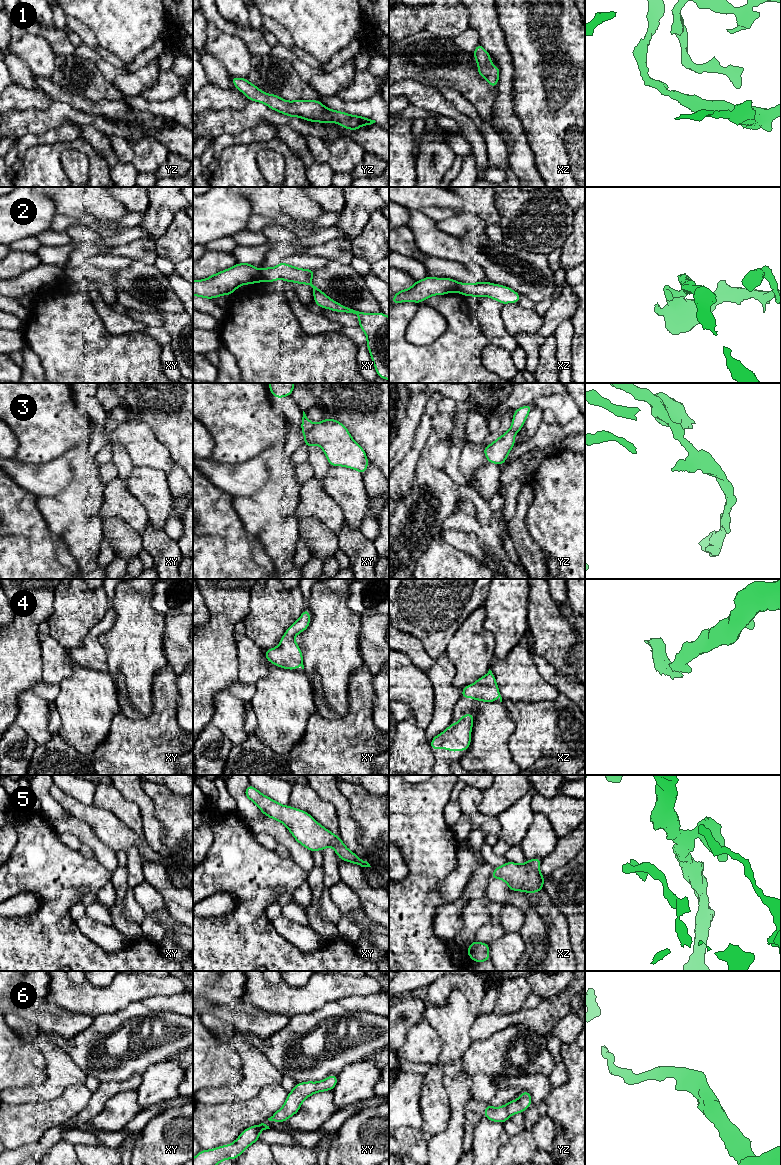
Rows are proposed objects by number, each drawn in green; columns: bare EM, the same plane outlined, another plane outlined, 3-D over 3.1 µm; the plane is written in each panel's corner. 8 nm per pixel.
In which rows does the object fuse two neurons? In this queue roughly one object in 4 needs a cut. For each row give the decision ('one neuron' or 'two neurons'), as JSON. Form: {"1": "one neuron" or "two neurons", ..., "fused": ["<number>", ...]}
{"1": "one neuron", "2": "two neurons", "3": "two neurons", "4": "one neuron", "5": "one neuron", "6": "one neuron", "fused": ["2", "3"]}

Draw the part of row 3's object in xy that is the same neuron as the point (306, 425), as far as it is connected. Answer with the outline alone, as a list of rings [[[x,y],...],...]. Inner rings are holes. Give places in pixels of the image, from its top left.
[[[303,411],[303,417],[302,417],[302,424],[301,424],[301,430],[303,432],[309,431],[314,427],[314,423],[312,423],[306,416],[305,412]]]

